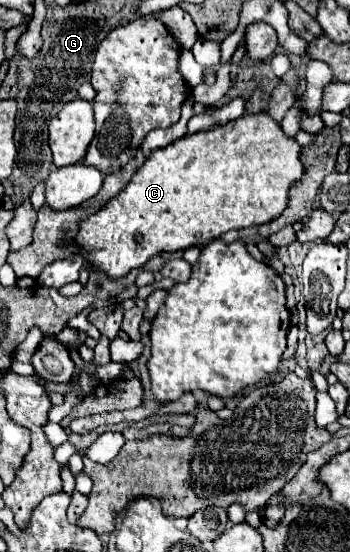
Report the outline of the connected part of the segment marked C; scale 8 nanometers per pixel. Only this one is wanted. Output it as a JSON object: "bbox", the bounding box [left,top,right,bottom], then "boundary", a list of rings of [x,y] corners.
{"bbox":[78,110,306,278],"boundary":[[[264,110],[256,114],[248,112],[226,124],[182,136],[172,144],[154,150],[126,188],[110,200],[110,204],[82,222],[78,232],[82,256],[90,266],[98,266],[108,276],[120,278],[158,252],[176,252],[196,244],[208,244],[228,230],[266,224],[286,210],[290,186],[306,172],[300,154],[302,146],[286,136],[280,124]]]}

